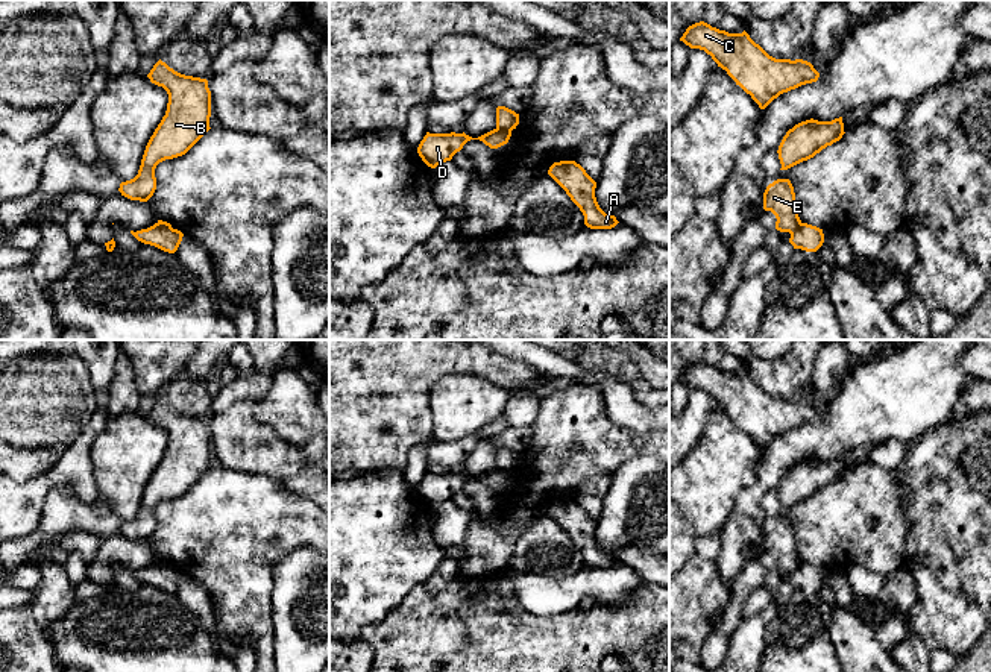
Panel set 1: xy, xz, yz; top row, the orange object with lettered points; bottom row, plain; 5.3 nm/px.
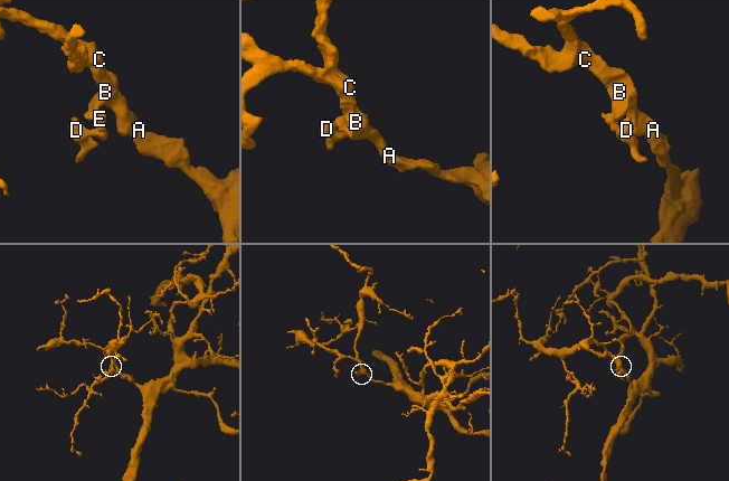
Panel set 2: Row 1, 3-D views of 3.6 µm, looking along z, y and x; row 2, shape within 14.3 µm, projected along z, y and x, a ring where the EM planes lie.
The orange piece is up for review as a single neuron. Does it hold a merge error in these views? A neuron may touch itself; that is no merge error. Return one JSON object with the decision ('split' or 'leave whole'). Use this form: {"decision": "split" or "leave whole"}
{"decision": "split"}

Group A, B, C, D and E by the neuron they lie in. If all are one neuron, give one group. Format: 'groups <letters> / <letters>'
groups A B C E / D

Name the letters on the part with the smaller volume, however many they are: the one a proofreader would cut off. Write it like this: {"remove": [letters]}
{"remove": ["D"]}

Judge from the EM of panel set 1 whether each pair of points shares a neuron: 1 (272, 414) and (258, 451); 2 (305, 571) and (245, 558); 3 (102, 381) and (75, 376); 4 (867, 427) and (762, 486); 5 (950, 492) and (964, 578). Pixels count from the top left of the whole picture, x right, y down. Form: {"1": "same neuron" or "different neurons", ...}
{"1": "different neurons", "2": "different neurons", "3": "different neurons", "4": "same neuron", "5": "same neuron"}

